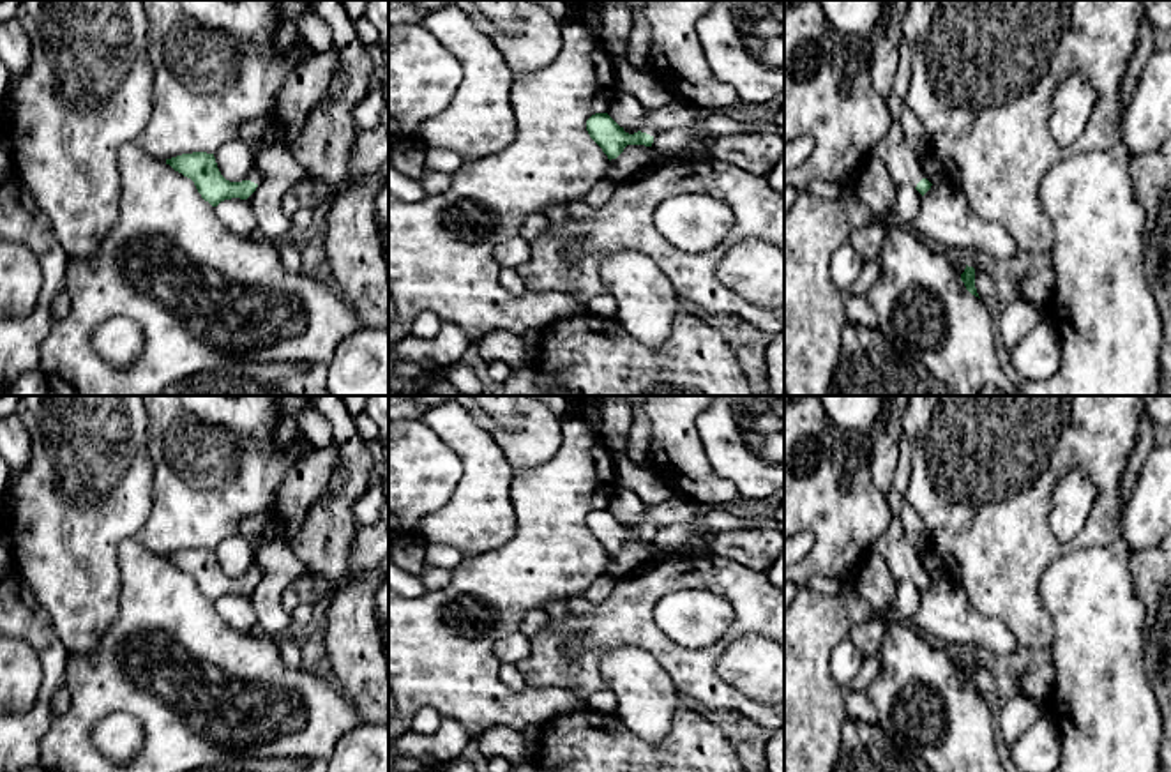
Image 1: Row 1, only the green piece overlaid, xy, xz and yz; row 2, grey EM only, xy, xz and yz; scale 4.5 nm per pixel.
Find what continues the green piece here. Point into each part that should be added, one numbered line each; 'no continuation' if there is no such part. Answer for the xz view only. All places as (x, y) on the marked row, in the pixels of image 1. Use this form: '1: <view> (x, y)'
1: xz (677, 113)

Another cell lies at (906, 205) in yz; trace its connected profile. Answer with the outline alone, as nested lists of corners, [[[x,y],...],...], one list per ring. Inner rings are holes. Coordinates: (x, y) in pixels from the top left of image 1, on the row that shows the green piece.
[[[915,187],[897,189],[897,198],[894,203],[894,212],[903,221],[906,228],[917,219],[920,210],[922,194]]]

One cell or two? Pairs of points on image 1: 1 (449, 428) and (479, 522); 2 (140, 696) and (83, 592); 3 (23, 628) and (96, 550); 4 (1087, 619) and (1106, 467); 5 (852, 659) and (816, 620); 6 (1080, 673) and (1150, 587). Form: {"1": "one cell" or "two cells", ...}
{"1": "one cell", "2": "two cells", "3": "two cells", "4": "two cells", "5": "two cells", "6": "two cells"}

